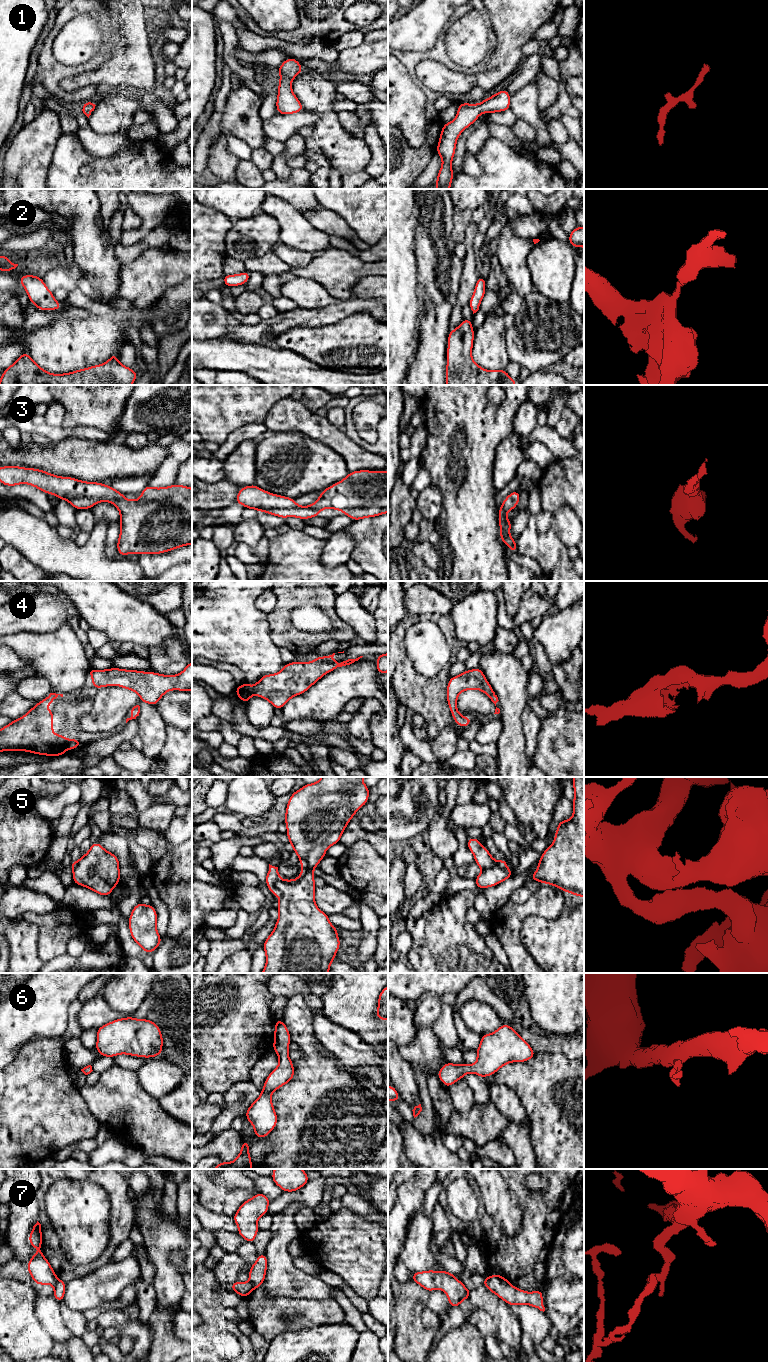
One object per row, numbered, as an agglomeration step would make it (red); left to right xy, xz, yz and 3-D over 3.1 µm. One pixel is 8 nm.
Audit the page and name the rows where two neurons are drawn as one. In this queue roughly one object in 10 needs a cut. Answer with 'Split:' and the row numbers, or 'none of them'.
Split: 5, 7

